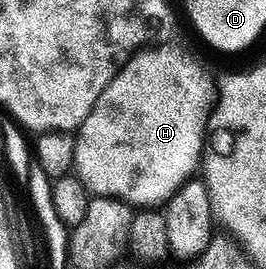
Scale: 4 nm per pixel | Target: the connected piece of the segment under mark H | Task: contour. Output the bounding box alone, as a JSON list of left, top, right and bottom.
[74,46,217,206]

